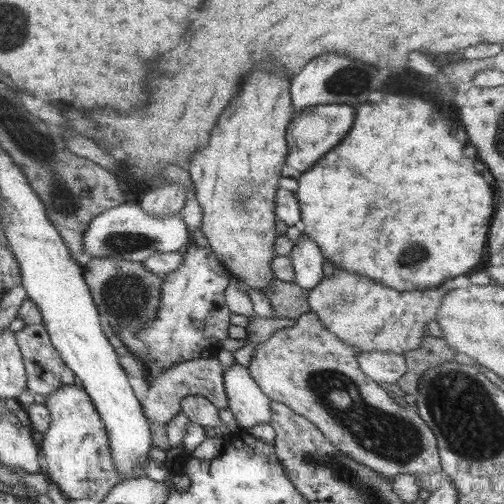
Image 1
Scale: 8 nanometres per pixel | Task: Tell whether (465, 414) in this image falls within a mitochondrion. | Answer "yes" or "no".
yes

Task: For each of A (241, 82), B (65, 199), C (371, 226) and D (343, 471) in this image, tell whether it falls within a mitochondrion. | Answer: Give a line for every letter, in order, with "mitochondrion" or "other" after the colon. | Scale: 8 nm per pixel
A: other
B: mitochondrion
C: other
D: mitochondrion

